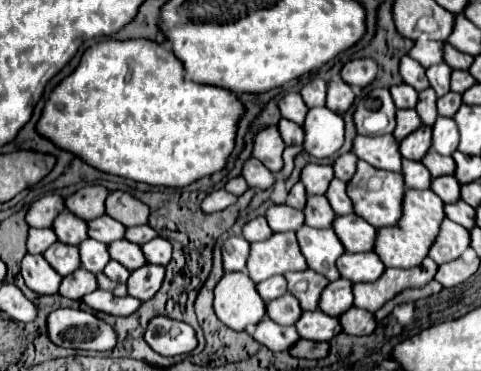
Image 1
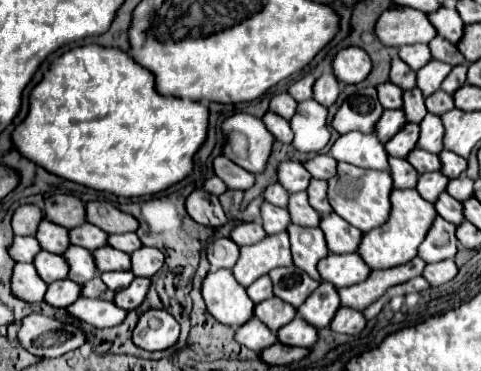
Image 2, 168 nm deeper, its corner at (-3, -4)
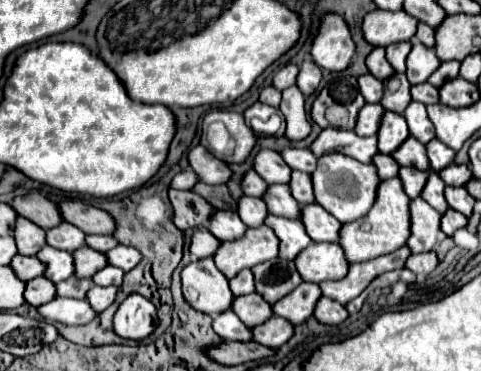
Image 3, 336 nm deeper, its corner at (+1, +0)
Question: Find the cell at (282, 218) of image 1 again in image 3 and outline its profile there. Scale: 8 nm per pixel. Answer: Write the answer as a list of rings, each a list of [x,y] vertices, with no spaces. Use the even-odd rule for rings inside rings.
[[[241,196],[237,200],[237,214],[249,228],[257,228],[265,222],[265,216],[269,214],[265,210],[265,202],[261,198],[251,198],[251,196]]]

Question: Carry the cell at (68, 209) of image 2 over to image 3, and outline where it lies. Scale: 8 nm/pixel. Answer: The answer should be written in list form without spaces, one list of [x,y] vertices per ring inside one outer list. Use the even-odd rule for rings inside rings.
[[[33,192],[25,196],[15,196],[11,202],[11,208],[17,212],[17,216],[23,216],[37,224],[43,230],[49,230],[57,224],[61,224],[61,216],[57,214],[57,204],[47,200],[45,196]]]

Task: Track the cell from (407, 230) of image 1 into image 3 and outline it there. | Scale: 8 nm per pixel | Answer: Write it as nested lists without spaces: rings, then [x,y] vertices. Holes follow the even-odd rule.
[[[399,178],[383,180],[377,188],[377,198],[369,214],[365,214],[365,218],[359,218],[357,222],[343,224],[339,230],[339,244],[345,250],[347,262],[365,262],[369,258],[389,254],[397,250],[397,246],[403,246],[409,238],[409,202],[411,200],[405,198]]]

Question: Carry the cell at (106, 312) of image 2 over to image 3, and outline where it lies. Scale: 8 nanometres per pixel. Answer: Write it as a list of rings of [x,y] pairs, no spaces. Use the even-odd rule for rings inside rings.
[[[53,298],[51,302],[37,306],[37,312],[47,322],[61,322],[69,326],[85,324],[95,314],[93,310],[89,310],[89,304],[85,300],[73,300],[73,298]]]

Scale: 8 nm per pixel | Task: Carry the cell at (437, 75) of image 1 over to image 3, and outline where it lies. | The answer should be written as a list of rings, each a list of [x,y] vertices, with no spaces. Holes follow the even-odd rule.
[[[417,38],[411,40],[413,48],[407,56],[407,78],[411,84],[421,84],[427,82],[427,78],[437,70],[437,66],[441,64],[439,58],[433,54],[433,48],[421,46],[421,42],[417,42]]]

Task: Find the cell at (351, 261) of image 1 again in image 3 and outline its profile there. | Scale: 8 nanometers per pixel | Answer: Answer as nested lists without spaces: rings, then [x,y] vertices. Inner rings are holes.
[[[311,242],[311,246],[307,246],[297,254],[295,268],[305,282],[319,284],[323,280],[343,278],[349,264],[345,262],[345,256],[339,244]]]

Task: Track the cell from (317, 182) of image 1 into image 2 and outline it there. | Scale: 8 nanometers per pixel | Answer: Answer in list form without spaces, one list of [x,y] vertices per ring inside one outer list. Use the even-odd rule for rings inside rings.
[[[287,160],[287,162],[279,164],[279,184],[285,190],[289,190],[291,194],[293,192],[305,192],[309,182],[311,182],[311,178],[313,176],[309,174],[309,170],[301,162]]]

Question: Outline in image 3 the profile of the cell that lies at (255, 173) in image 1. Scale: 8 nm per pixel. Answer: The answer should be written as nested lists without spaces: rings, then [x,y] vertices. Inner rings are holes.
[[[203,146],[191,148],[187,160],[189,160],[189,166],[193,168],[193,172],[199,176],[199,180],[205,184],[225,184],[231,178],[229,164],[217,160]]]

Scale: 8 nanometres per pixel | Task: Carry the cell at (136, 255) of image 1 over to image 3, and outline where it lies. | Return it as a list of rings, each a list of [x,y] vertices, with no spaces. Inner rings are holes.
[[[81,246],[73,252],[73,266],[75,266],[75,272],[73,272],[75,278],[91,278],[97,270],[107,266],[107,262],[101,252]]]

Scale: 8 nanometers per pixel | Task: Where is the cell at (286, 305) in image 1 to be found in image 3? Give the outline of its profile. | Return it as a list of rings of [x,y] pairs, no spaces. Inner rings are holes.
[[[257,292],[233,298],[231,308],[239,316],[239,320],[245,322],[245,326],[249,326],[249,328],[259,326],[261,322],[265,322],[265,320],[269,320],[273,316],[271,304],[267,304],[261,298],[261,294],[257,294]]]

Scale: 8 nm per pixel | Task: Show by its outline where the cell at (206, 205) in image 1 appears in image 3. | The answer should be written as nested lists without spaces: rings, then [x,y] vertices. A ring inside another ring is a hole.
[[[169,190],[169,200],[173,206],[171,220],[179,230],[209,226],[209,216],[215,212],[215,208],[199,194],[191,190]]]

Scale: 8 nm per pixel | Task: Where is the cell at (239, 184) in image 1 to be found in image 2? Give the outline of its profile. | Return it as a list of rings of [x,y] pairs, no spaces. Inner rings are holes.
[[[213,176],[213,178],[205,180],[205,184],[203,184],[203,190],[211,192],[211,194],[215,194],[215,196],[221,196],[223,192],[227,192],[227,186],[225,186],[225,182],[223,182],[221,178]]]

